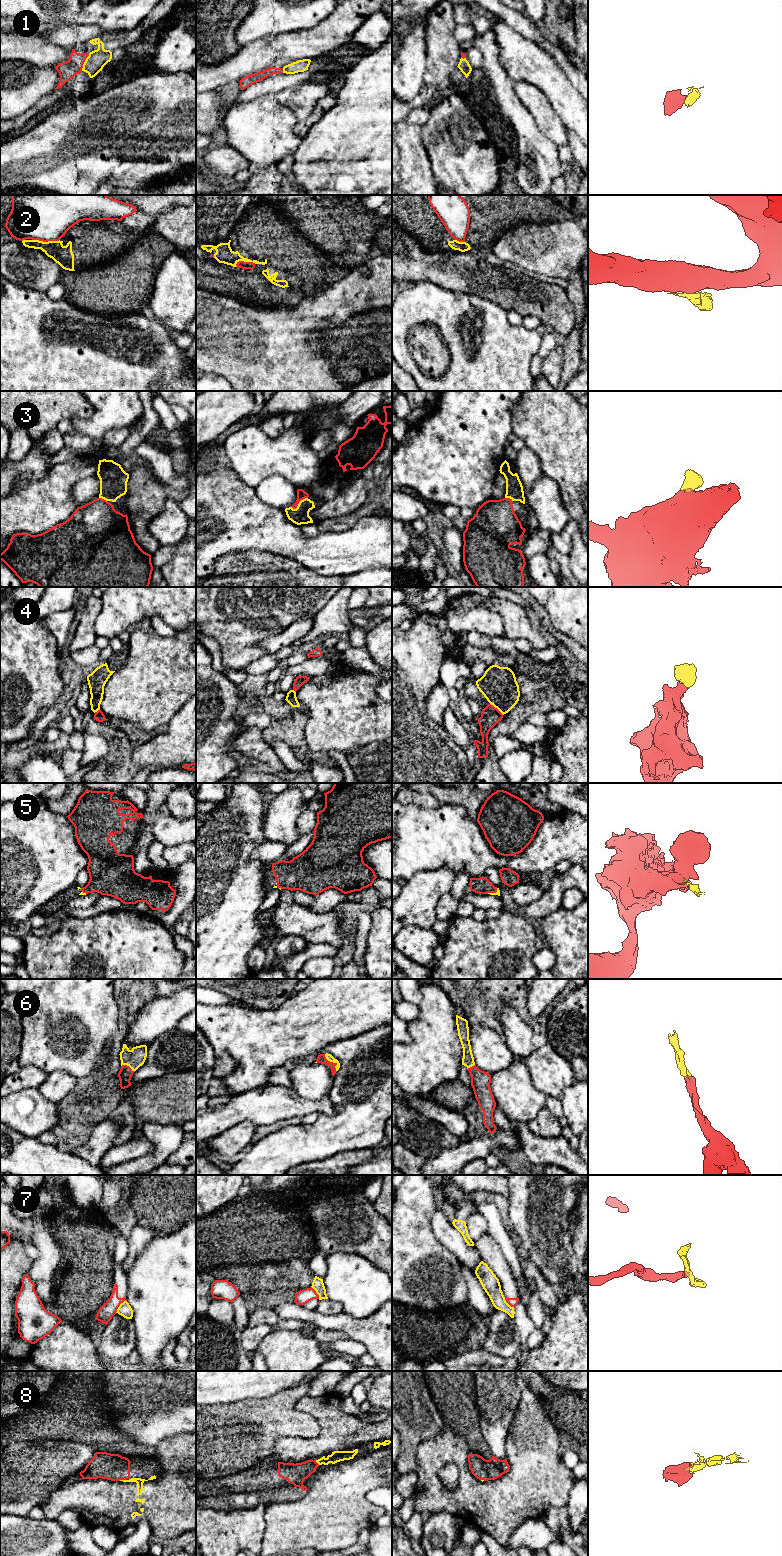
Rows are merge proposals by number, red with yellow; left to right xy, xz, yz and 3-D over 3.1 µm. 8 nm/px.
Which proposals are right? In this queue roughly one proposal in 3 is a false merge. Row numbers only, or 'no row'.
1, 3, 4, 5, 6, 8

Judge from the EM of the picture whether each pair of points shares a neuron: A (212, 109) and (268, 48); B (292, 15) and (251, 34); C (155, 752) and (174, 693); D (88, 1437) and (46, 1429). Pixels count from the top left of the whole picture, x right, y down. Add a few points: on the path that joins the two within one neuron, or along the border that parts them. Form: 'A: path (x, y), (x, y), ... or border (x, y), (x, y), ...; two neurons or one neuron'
A: border (213, 90), (206, 92); two neurons
B: path (282, 15), (270, 15), (261, 24); one neuron
C: border (181, 706), (166, 724); two neurons
D: path (78, 1432), (72, 1429), (56, 1429); one neuron

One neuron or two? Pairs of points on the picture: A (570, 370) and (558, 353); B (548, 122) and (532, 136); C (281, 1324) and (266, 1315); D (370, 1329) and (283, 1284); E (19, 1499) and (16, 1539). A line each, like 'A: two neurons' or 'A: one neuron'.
A: two neurons
B: two neurons
C: one neuron
D: two neurons
E: two neurons

